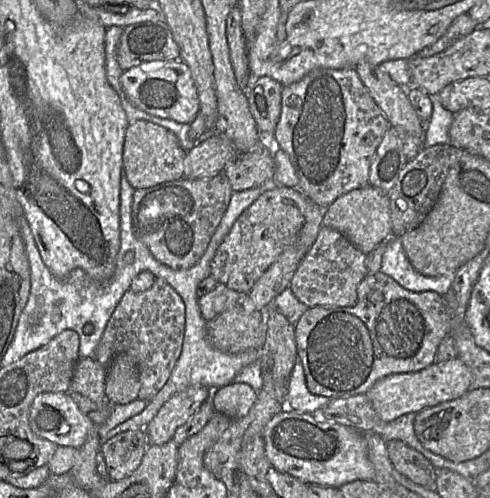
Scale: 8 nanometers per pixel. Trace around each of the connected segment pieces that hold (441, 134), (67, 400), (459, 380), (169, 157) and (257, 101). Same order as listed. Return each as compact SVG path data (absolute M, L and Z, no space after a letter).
M430 96L432 101L432 114L427 123L424 123L424 135L422 138L425 148L435 145L449 144L449 128L454 114L443 108L437 96Z
M71 392L40 393L29 411L31 430L58 446L80 448L94 423L73 401Z
M458 357L412 373L391 374L379 380L365 395L369 398L382 423L406 413L418 413L426 408L463 396L471 385L471 372Z
M145 120L128 124L123 145L123 174L135 190L184 178L185 156L186 151L171 131Z
M252 77L244 89L249 110L263 136L272 136L281 114L283 85L268 77Z

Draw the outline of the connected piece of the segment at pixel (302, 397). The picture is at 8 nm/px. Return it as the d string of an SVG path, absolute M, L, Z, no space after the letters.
M298 358L288 382L286 408L297 413L319 414L330 401L330 398L314 395L308 390L303 364Z

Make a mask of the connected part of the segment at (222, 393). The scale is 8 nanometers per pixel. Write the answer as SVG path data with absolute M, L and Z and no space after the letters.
M232 383L212 391L211 402L216 413L237 420L248 414L257 397L248 384Z

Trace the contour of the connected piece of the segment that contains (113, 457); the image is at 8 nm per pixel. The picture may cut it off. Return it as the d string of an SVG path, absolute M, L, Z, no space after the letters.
M145 428L128 430L108 439L99 451L103 454L108 479L119 481L140 465L149 447Z

